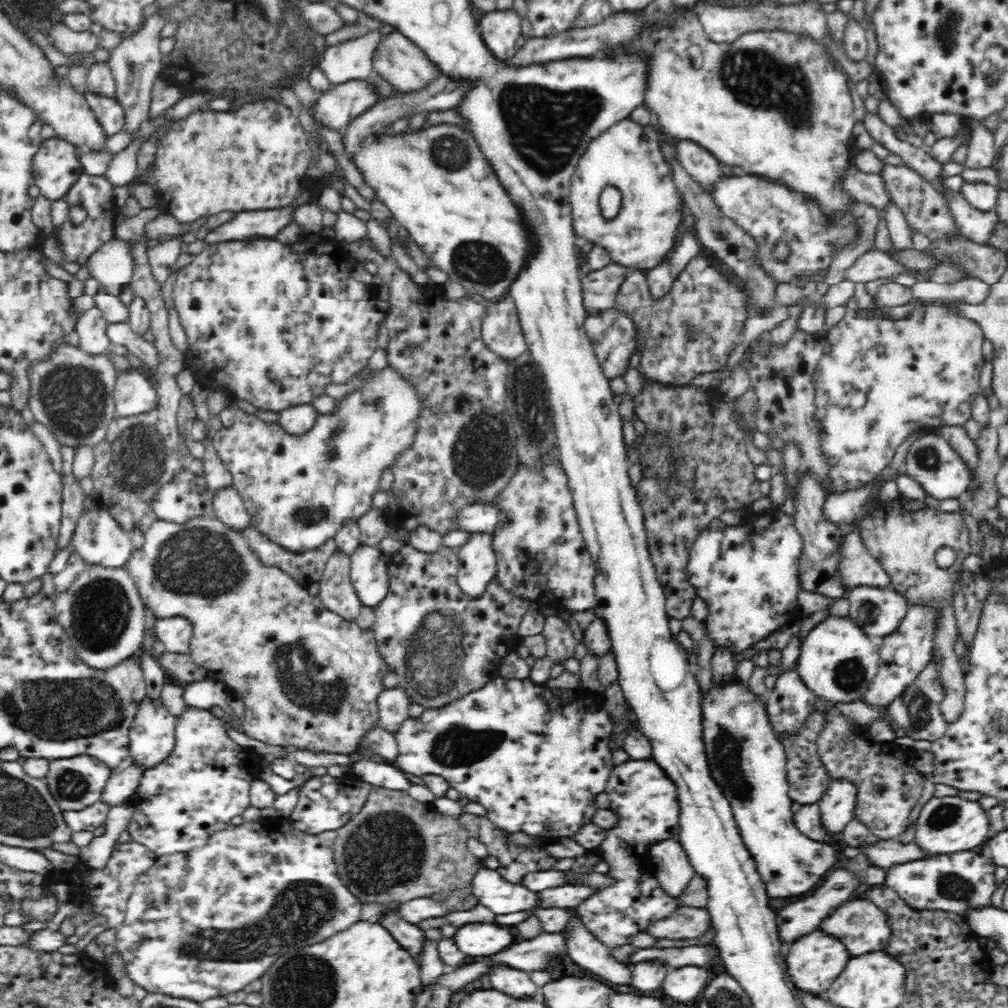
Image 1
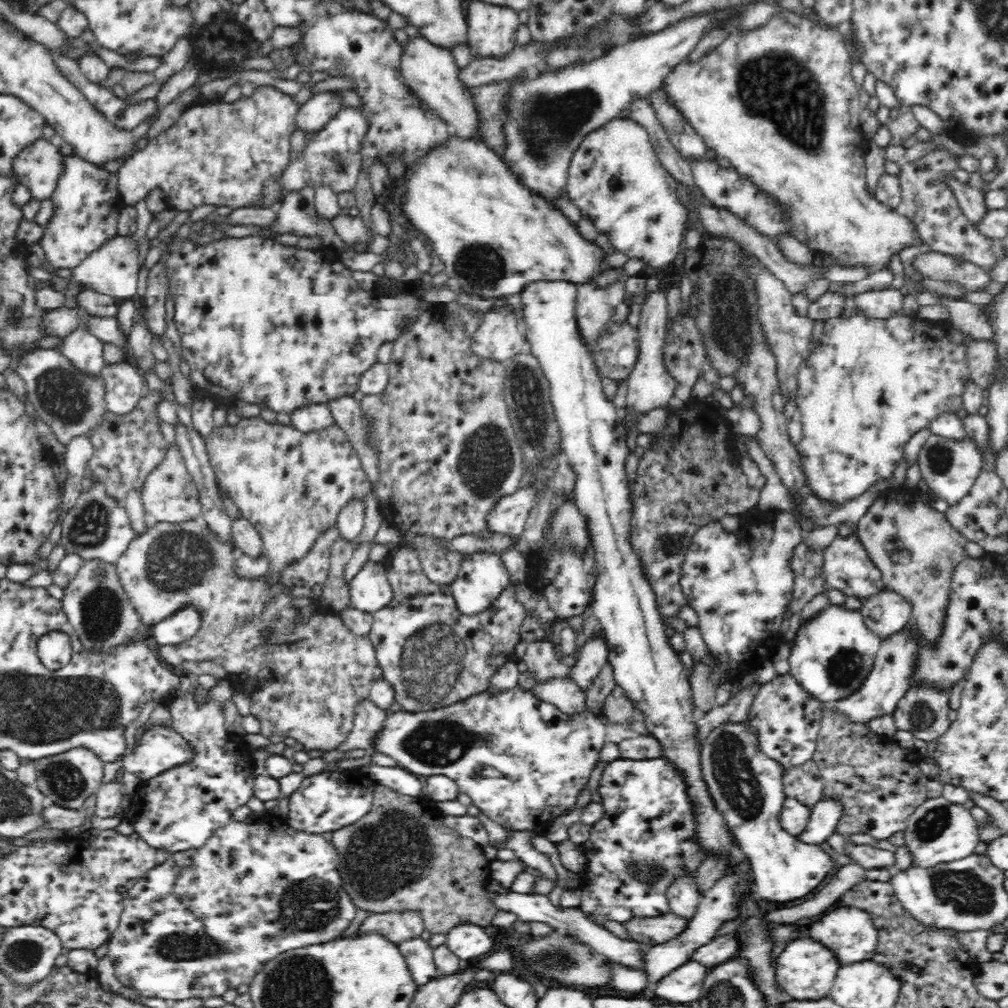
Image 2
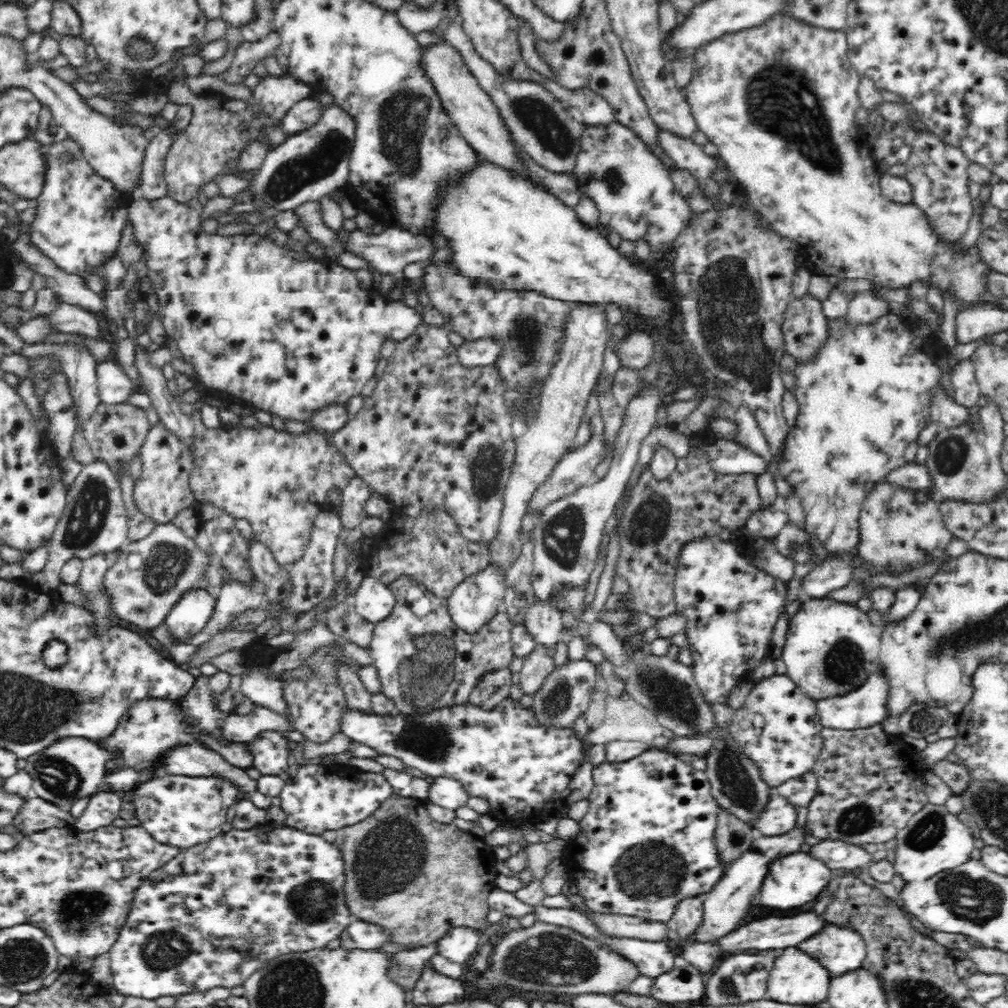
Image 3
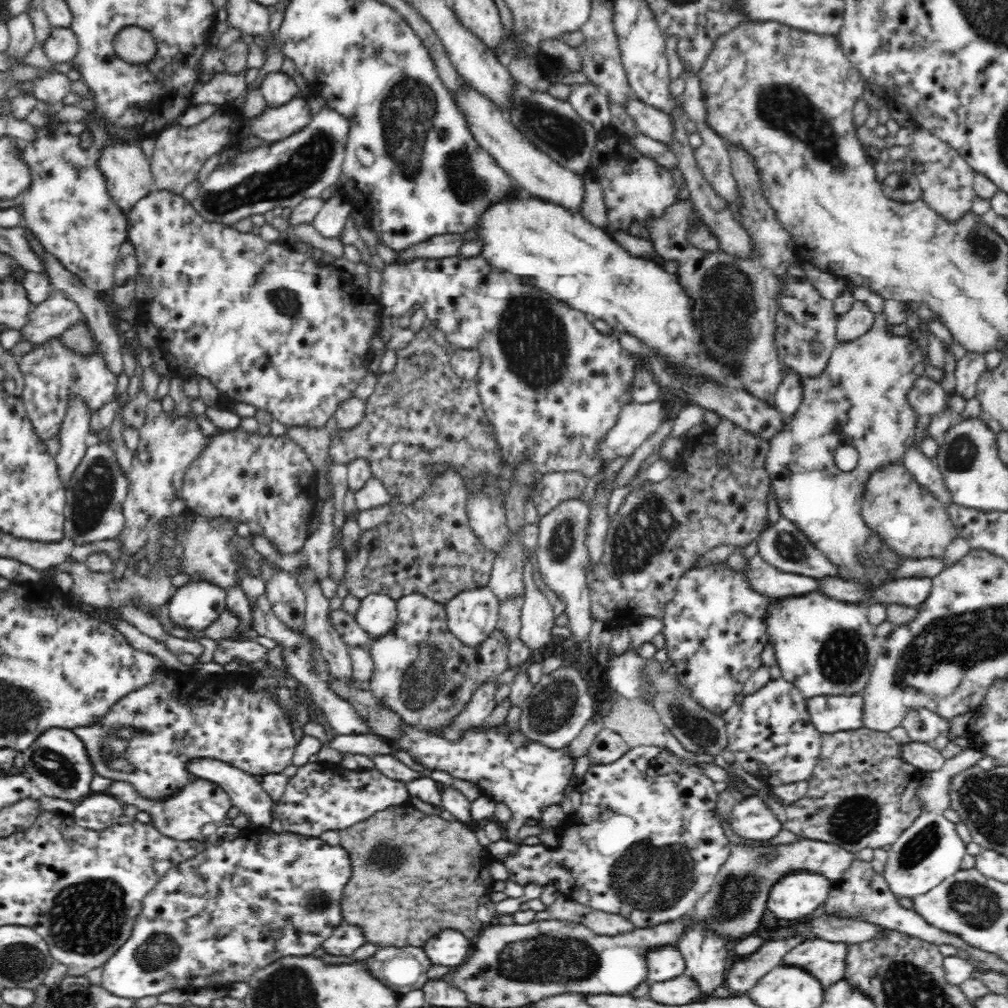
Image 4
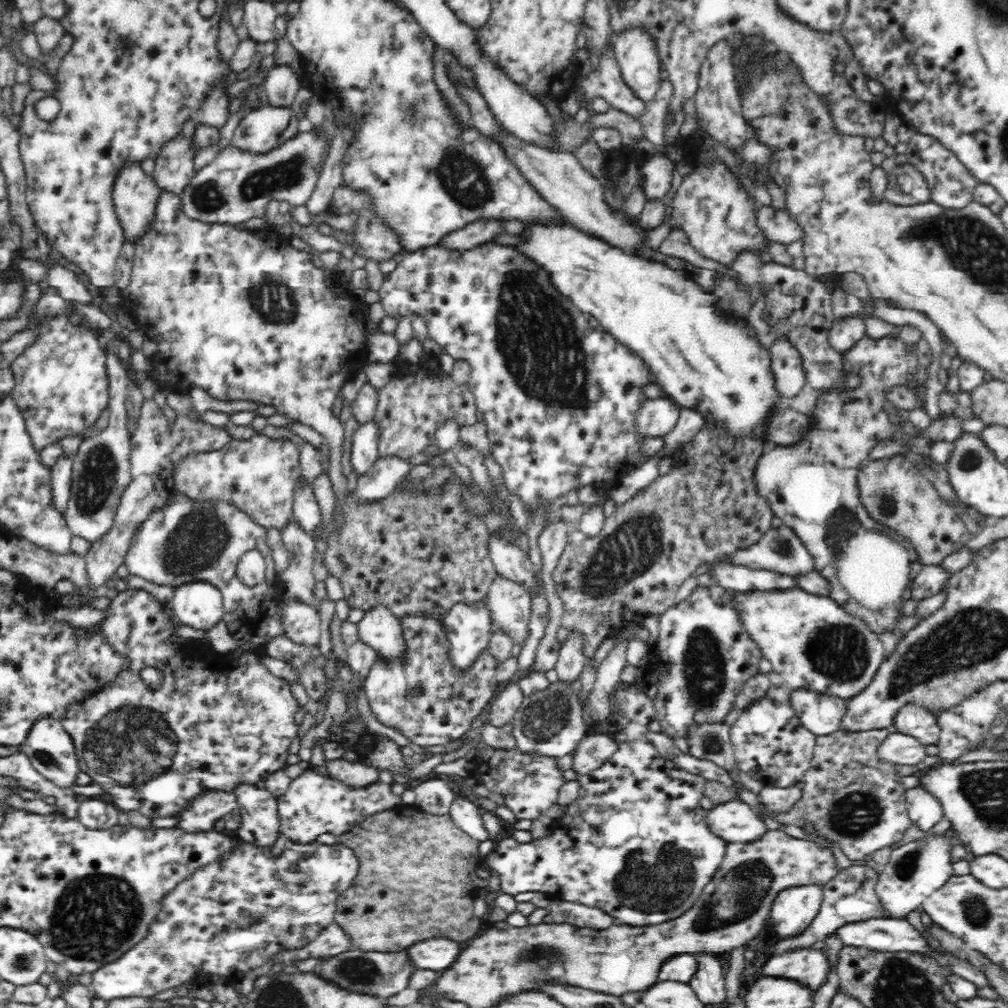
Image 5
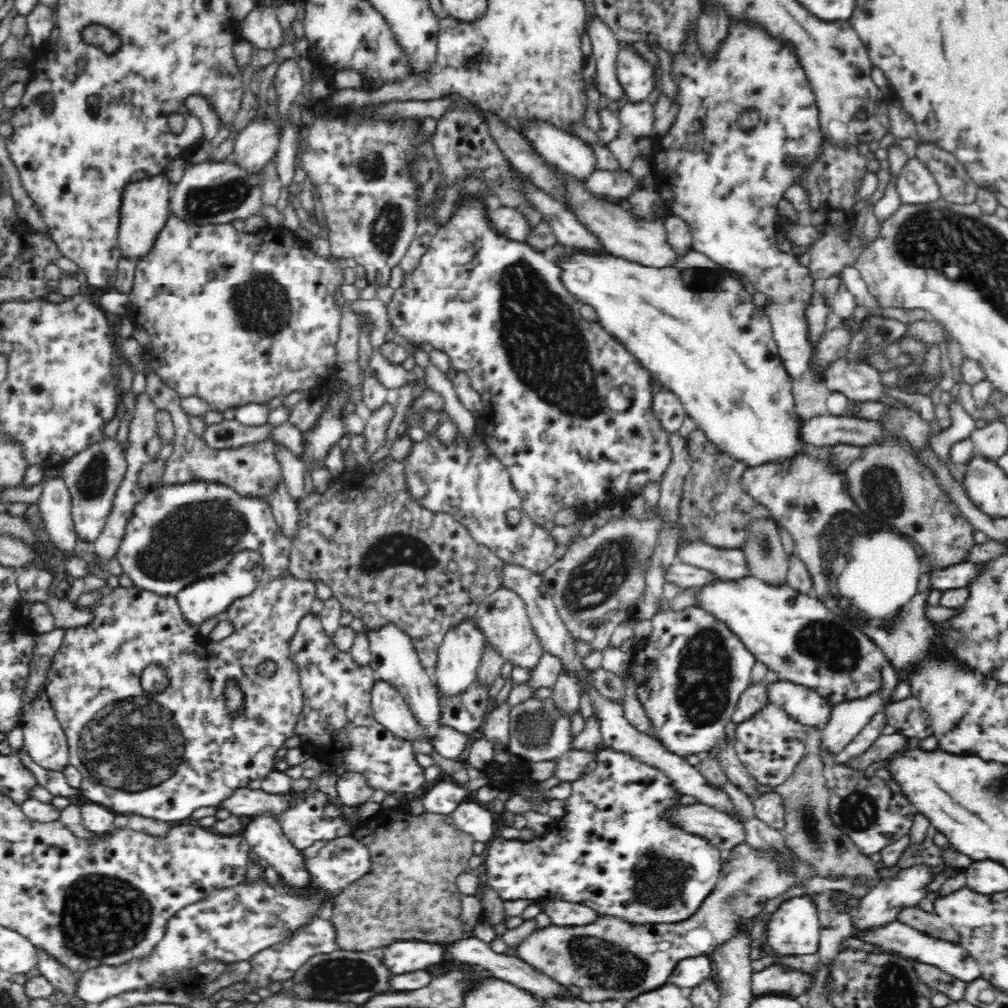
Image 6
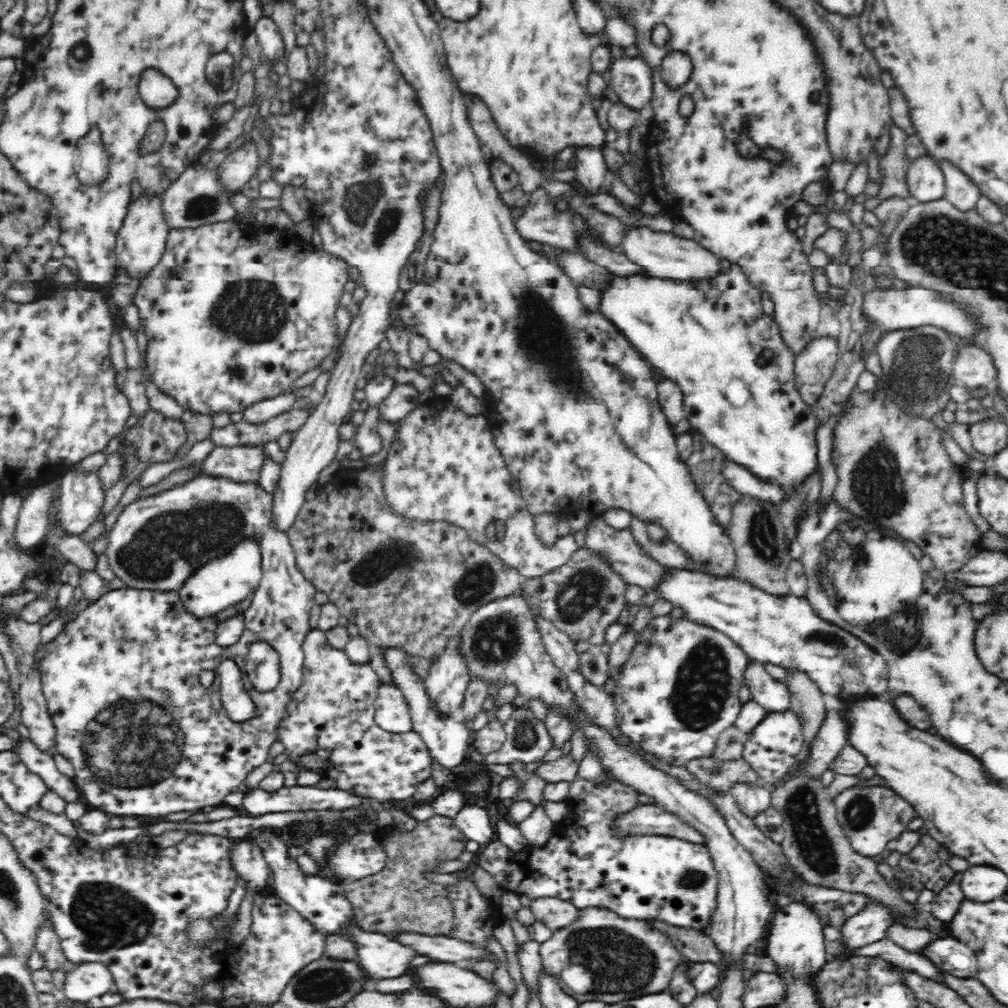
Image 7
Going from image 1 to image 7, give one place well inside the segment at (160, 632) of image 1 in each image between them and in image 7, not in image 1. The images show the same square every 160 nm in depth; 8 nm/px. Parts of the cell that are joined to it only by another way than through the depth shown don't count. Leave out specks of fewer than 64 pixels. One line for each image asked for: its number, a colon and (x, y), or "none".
2: (181, 626)
3: (193, 610)
4: (197, 605)
5: (198, 604)
6: (210, 597)
7: (219, 584)

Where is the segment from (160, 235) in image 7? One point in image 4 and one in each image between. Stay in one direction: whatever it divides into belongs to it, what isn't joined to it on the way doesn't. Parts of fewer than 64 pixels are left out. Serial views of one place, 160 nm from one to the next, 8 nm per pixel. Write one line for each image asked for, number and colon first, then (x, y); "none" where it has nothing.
4: (127, 171)
5: (134, 193)
6: (144, 208)

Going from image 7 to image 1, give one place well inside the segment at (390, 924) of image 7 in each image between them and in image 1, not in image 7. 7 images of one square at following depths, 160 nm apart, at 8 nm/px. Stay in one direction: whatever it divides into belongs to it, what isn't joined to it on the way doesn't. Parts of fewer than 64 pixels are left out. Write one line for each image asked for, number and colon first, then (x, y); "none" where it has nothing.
1: (396, 849)
2: (446, 883)
3: (396, 862)
4: (413, 875)
5: (416, 879)
6: (412, 890)

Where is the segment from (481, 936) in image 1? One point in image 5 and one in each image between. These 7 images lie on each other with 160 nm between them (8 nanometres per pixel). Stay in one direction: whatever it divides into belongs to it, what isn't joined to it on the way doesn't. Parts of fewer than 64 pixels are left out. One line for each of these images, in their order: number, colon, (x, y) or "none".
2: (469, 942)
3: (461, 943)
4: (451, 948)
5: (439, 953)

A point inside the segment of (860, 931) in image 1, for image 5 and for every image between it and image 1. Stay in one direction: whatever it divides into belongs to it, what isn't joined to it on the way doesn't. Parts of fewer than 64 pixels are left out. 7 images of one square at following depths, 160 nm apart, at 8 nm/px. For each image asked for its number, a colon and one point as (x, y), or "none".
2: (851, 932)
3: (842, 949)
4: (828, 960)
5: (812, 967)

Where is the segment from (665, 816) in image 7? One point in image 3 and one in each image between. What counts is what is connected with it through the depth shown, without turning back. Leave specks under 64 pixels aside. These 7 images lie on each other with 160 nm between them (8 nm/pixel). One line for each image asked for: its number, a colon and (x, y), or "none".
3: (780, 816)
4: (752, 818)
5: (735, 821)
6: (725, 830)

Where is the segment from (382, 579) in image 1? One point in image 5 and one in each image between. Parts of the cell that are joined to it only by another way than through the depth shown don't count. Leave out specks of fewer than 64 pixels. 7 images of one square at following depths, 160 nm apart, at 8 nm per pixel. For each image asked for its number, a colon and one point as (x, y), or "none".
2: (370, 589)
3: (373, 600)
4: (377, 613)
5: (379, 628)

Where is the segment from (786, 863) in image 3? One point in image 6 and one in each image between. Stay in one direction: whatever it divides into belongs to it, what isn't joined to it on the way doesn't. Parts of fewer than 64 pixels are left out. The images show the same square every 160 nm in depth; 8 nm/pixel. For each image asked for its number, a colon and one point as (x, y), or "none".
4: (799, 892)
5: (793, 910)
6: (794, 928)

